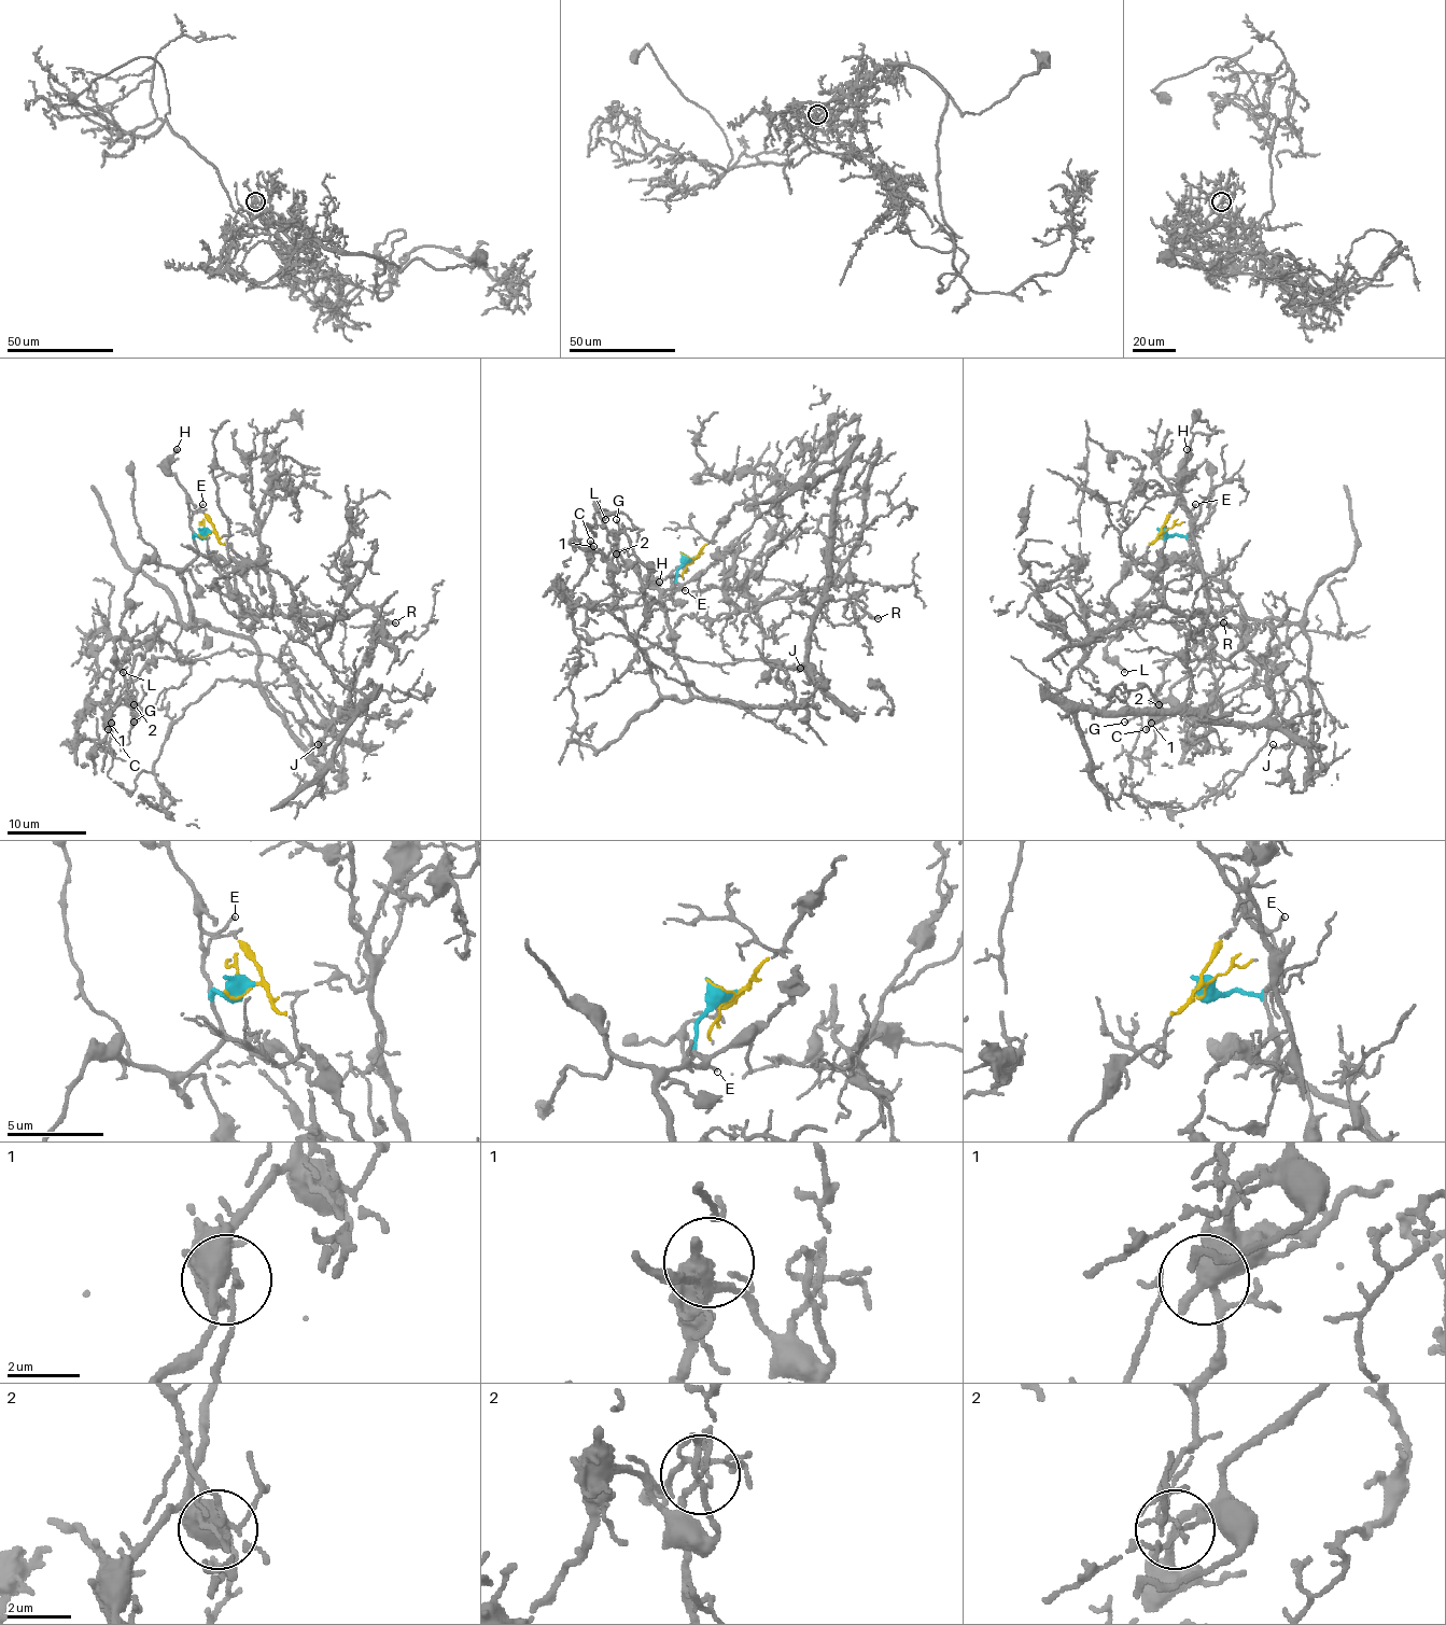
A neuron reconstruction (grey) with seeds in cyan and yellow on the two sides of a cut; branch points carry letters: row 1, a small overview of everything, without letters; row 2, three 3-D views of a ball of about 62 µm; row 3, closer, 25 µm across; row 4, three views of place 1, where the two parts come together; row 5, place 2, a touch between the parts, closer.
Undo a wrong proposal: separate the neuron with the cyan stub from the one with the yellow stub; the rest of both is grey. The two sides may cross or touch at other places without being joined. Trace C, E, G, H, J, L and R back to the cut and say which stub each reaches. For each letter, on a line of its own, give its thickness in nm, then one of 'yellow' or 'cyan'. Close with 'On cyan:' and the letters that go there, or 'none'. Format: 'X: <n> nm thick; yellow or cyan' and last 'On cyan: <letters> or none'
C: 260 nm thick; cyan
E: 160 nm thick; cyan
G: 160 nm thick; cyan
H: 240 nm thick; cyan
J: 140 nm thick; yellow
L: 160 nm thick; cyan
R: 280 nm thick; yellow
On cyan: C, E, G, H, L

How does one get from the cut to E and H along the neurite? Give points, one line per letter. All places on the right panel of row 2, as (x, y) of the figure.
E: (1162, 534), (1184, 536), (1192, 527), (1192, 516), (1188, 513), (1196, 504)
H: (1162, 534), (1184, 536), (1192, 527), (1192, 513), (1182, 502), (1184, 459), (1190, 452), (1187, 448)

